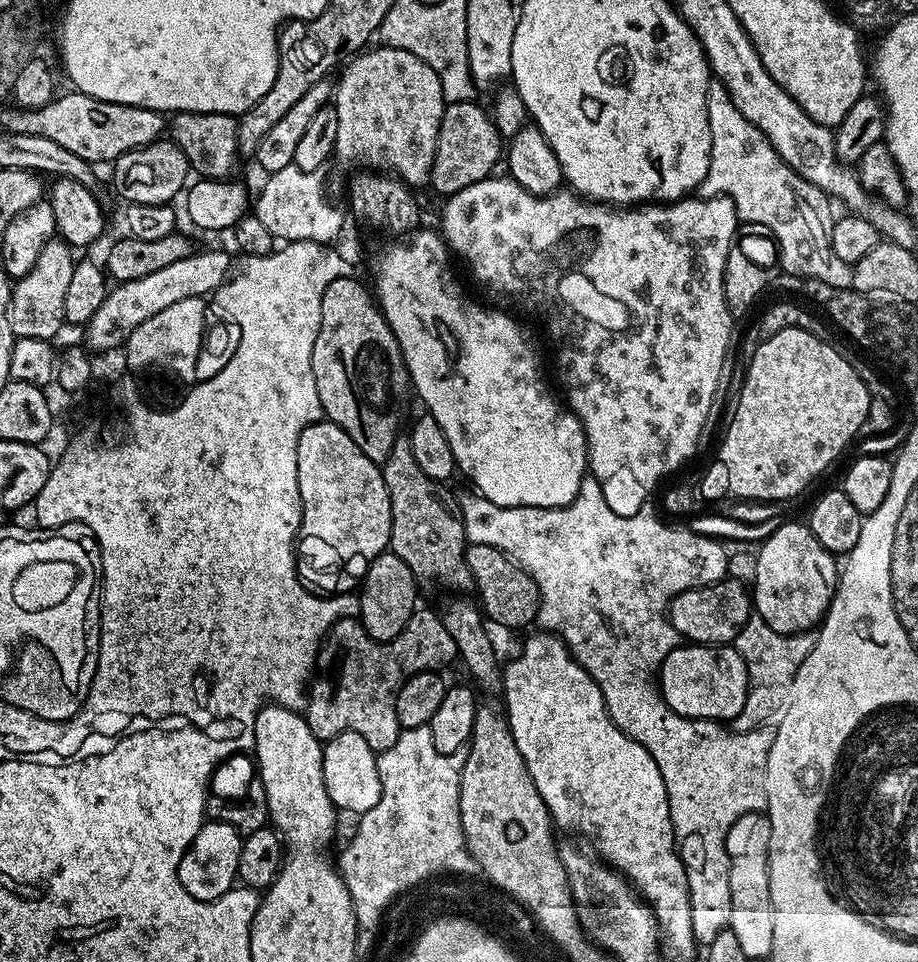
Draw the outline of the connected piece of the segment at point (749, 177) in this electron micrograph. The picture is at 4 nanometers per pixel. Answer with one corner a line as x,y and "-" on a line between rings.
709,79
706,106
712,145
710,146
710,170
700,183
699,195
704,198
729,196
736,207
737,217
745,225
757,224
767,228
776,240
778,264
785,273
820,280
829,286
851,287
851,265
845,264
842,258
838,258
838,254
834,254
833,226
836,216
832,214
831,206
833,205
829,197
810,182
806,182
806,178
802,178
789,164
786,164
776,153
772,143
762,134
762,130
758,130
758,126
754,126
749,120
742,118
742,114
738,114
738,106
734,106
726,86
722,86
720,80

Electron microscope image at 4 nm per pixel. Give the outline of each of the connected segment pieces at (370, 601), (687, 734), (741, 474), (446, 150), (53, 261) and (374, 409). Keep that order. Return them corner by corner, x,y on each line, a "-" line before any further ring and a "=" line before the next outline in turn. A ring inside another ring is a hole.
385,550
372,559
362,583
358,588
360,598
359,621
363,624
366,634
371,640
393,640
410,622
413,612
418,607
416,601
418,581
416,575
390,550
=
591,474
585,475
584,480
578,486
578,494
574,498
574,502
570,502
565,508
494,506
494,502
490,502
485,496
480,495
479,492
475,490
467,491
462,494
459,493
458,496
460,513
464,523
465,541
468,544
494,546
499,552
505,552
519,568
526,570
526,574
530,574
530,578
534,578
534,582
538,586
538,594
540,595
540,609
536,615
539,627
545,632
559,636
564,641
564,645
570,650
572,659
578,661
583,666
586,674
590,674
590,678
594,678
598,690
602,690
604,705
610,714
610,718
618,726
618,730
622,730
627,736
634,738
634,742
642,745
650,754
650,758
654,758
654,762
658,762
658,770
662,770
662,782
666,782
666,798
670,802
670,818
672,819
672,829
676,835
676,851
679,852
680,861
686,870
686,882
688,883
688,893
690,894
690,922
694,930
694,938
697,945
707,946
710,942
714,942
714,938
718,938
720,931
728,927
730,922
730,862
728,861
728,851
726,850
726,836
730,834
730,826
734,826
734,822
738,822
738,818
742,818
747,812
764,810
768,807
766,786
764,785
766,758
770,758
770,746
774,742
776,733
771,727
756,728
767,716
774,715
773,717
775,717
777,715
776,692
768,684
791,685
793,673
799,669
800,663
806,658
806,654
810,654
810,650
814,650
817,633
809,630
807,632
796,632
793,636
783,636
774,630
770,630
770,626
766,626
766,622
759,618
750,618
744,623
742,630
736,636
734,646
738,650
740,657
746,662
748,678
752,685
748,689
746,706
742,710
742,714
738,714
734,721
734,727
740,732
727,732
724,729
727,727
715,720
695,720
694,718
686,718
682,714
674,714
674,710
670,710
670,706
666,706
666,702
660,696
658,673
660,663
668,657
670,650
677,648
682,638
674,630
674,626
666,613
672,599
678,594
682,594
691,588
704,588
707,584
717,584
718,581
725,579
729,575
728,552
724,549
727,547
721,541
711,536
700,536
692,531
691,527
675,528
672,524
663,524
654,513
648,512
649,510
642,510
633,516
614,514
614,510
610,510
610,506
606,506
606,498
602,494
602,486
=
783,328
774,334
774,338
760,340
757,343
756,353
748,364
748,373
744,376
744,385
740,388
740,397
736,400
736,413
724,432
724,440
720,440
718,447
724,452
724,460
728,460
728,472
732,472
732,479
735,480
740,490
745,491
747,501
754,500
788,500
796,496
811,480
816,480
840,455
844,452
844,446
860,436
862,422
866,422
866,414
870,410
870,398
866,382
856,373
856,368
842,356
836,346
828,345
827,339
810,334
806,330
797,328
=
475,99
445,103
442,126
436,143
436,161
432,164
430,188
441,192
441,197
453,196
474,182
482,182
493,175
496,163
502,160
502,137
496,121
-
501,143
501,144
500,144
=
53,238
42,246
42,254
38,254
38,262
34,262
34,270
12,286
12,307
8,309
13,337
38,338
49,342
55,341
60,327
65,327
64,311
66,310
66,290
70,286
70,278
74,274
73,249
67,242
=
343,276
330,282
330,286
326,286
326,294
322,294
322,322
318,326
318,338
314,338
312,369
314,386
318,386
318,398
322,402
325,417
346,430
366,458
383,465
394,442
402,434
400,423
404,420
402,413
388,412
388,407
395,396
410,392
410,381
404,356
373,293
369,289
367,292
352,276

